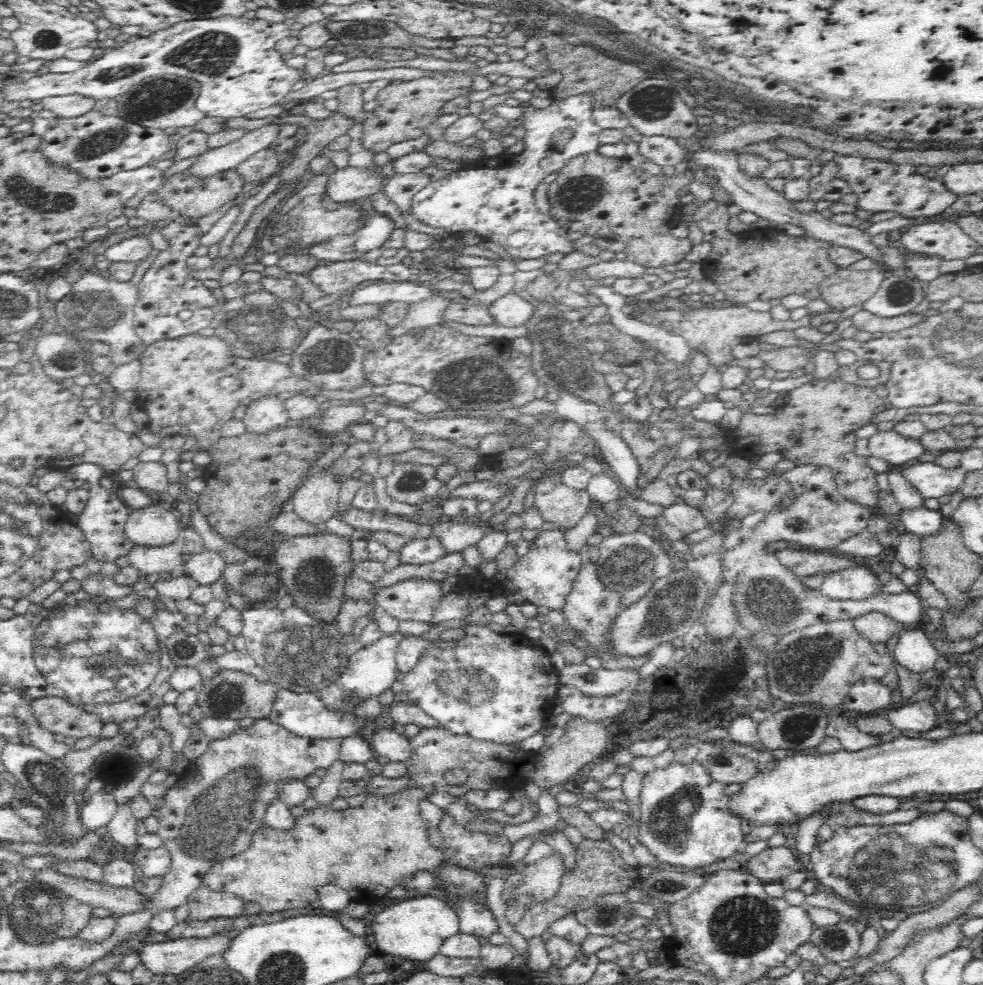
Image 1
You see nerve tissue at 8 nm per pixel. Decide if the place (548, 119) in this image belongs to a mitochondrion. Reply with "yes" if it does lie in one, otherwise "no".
no

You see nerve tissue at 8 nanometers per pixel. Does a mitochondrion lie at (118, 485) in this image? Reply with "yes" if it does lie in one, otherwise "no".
no

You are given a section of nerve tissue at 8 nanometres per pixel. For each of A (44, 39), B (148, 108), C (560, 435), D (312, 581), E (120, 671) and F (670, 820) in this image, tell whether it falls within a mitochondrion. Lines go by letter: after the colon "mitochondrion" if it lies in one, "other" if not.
A: mitochondrion
B: mitochondrion
C: other
D: mitochondrion
E: mitochondrion
F: mitochondrion

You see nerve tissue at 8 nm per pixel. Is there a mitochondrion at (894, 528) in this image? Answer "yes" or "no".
no

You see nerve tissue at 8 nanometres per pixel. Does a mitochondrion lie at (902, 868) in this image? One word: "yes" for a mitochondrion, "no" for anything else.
yes

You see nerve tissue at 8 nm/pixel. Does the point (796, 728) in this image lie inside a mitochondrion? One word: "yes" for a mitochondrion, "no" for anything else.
yes

